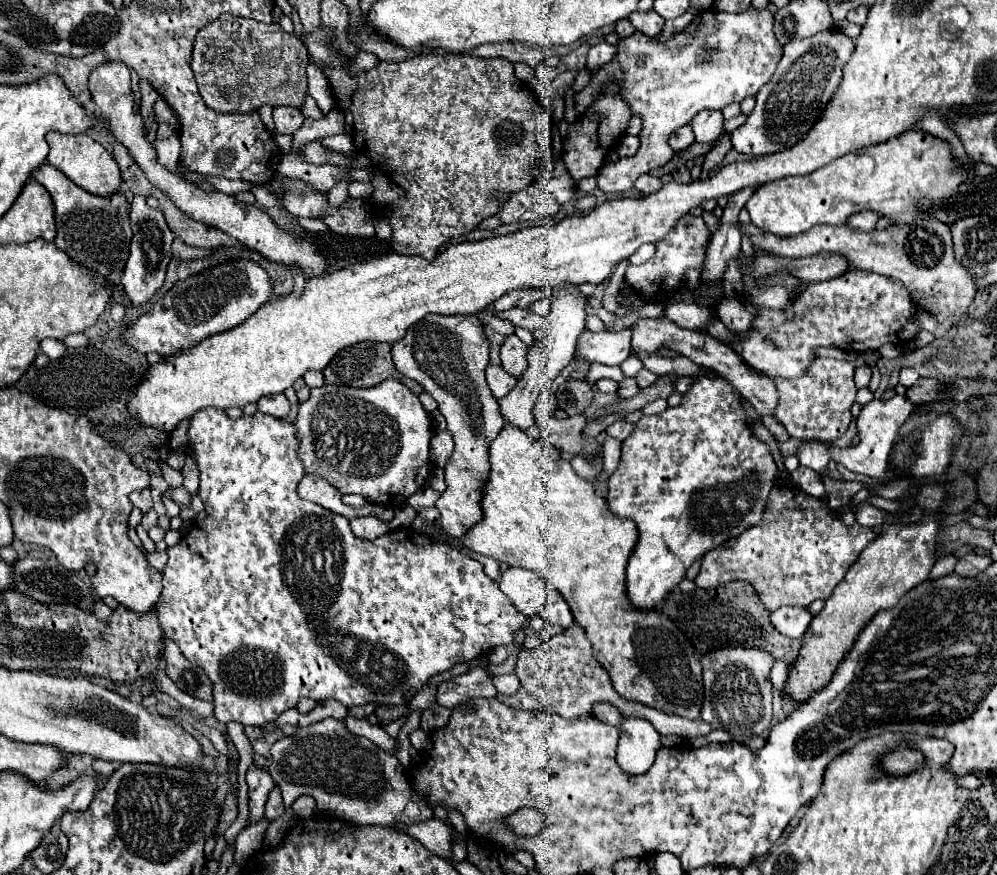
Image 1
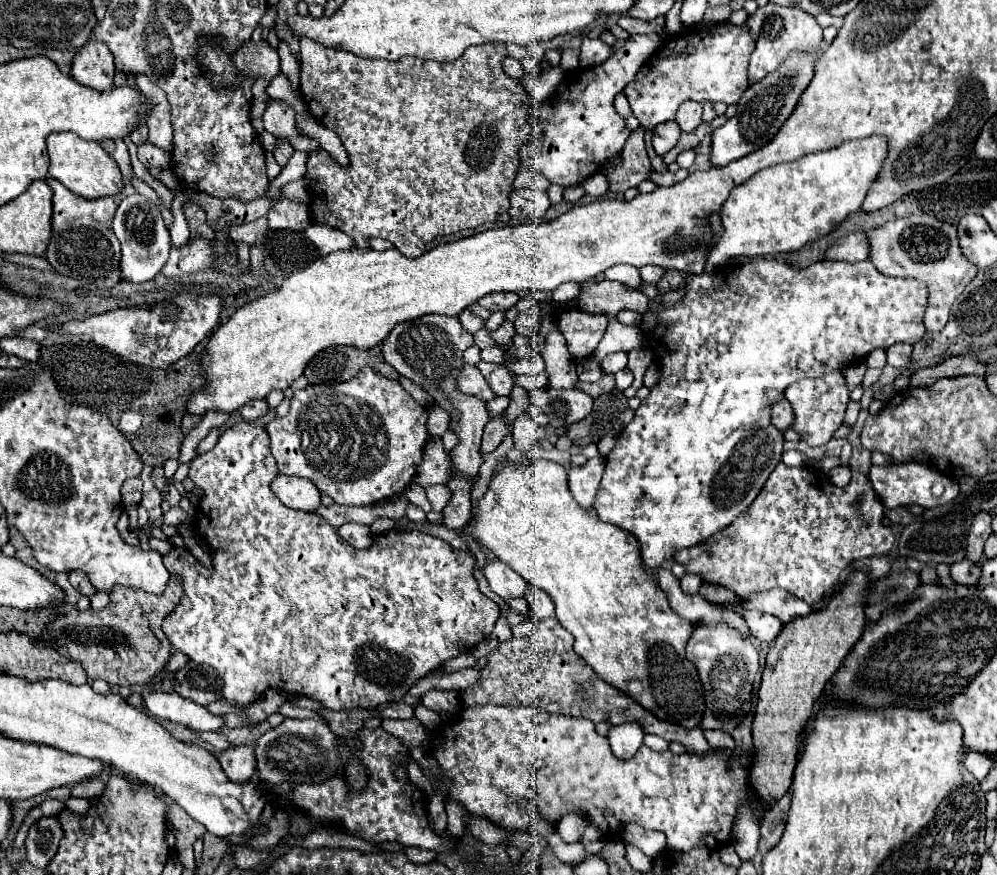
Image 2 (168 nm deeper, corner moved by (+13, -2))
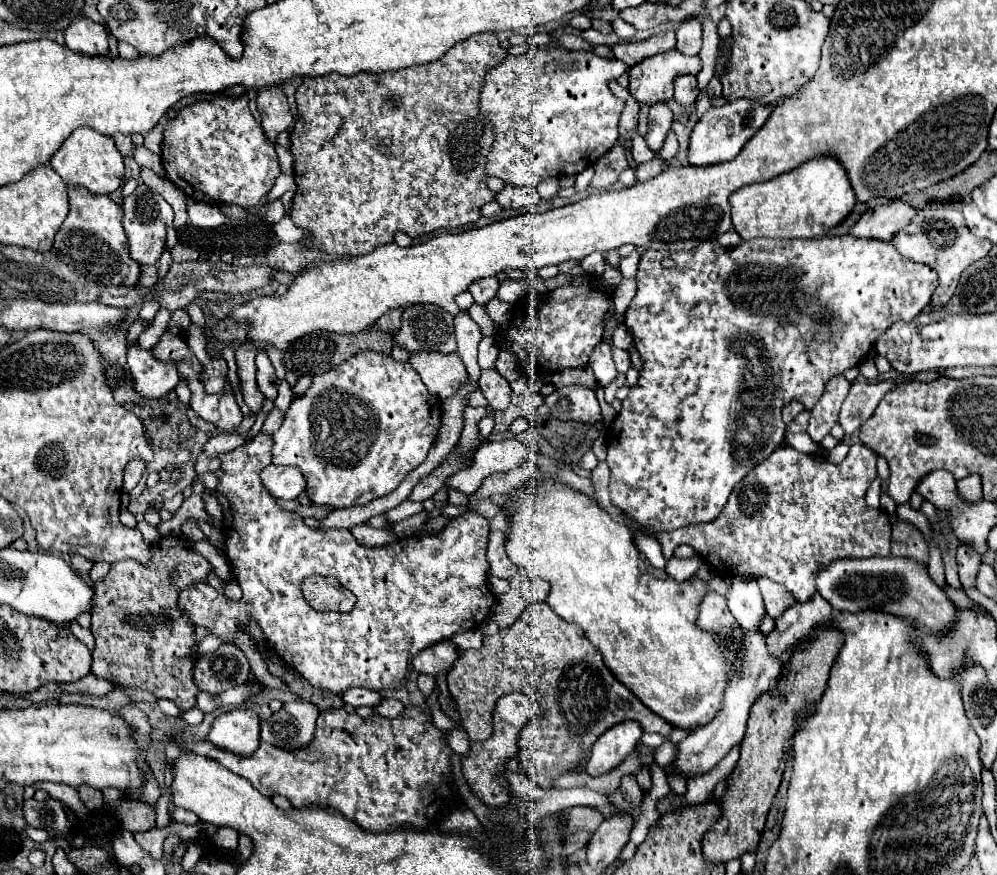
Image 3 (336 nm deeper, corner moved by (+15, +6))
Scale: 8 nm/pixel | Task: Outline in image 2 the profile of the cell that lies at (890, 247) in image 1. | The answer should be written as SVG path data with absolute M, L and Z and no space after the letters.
M912 214L870 228L864 234L870 244L868 260L880 274L892 278L916 278L928 286L928 306L924 326L928 332L942 330L948 322L948 314L954 300L976 276L976 266L966 262L966 258L960 252L956 228L948 222L940 222L926 214Z

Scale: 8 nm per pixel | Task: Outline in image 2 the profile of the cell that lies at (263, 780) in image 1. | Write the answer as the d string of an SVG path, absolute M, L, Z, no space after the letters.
M234 746L220 754L220 764L232 782L250 782L256 774L256 760L252 746Z

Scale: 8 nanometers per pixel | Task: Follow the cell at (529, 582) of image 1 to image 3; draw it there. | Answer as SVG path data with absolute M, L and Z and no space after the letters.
M500 530L490 532L490 542L488 542L488 562L490 562L490 574L510 580L512 574L516 574L518 566L508 558L506 550L506 534Z

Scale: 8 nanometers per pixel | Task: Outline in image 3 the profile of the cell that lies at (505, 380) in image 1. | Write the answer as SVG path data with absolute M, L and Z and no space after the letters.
M420 350L416 354L410 354L410 364L422 376L428 392L442 400L452 396L468 378L464 364L456 354Z

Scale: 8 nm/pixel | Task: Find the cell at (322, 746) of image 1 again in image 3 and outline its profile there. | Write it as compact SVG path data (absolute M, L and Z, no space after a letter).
M306 700L286 702L270 718L262 720L260 738L274 746L296 750L310 744L314 726L318 718L318 708Z

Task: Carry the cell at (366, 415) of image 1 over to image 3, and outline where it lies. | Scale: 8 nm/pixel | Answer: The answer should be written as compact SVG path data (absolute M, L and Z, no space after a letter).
M360 350L348 362L316 376L304 396L296 396L284 422L272 436L272 464L294 466L306 480L304 494L312 506L352 508L366 506L398 488L408 472L418 468L440 430L440 400L432 398L410 362L396 362L388 354Z

